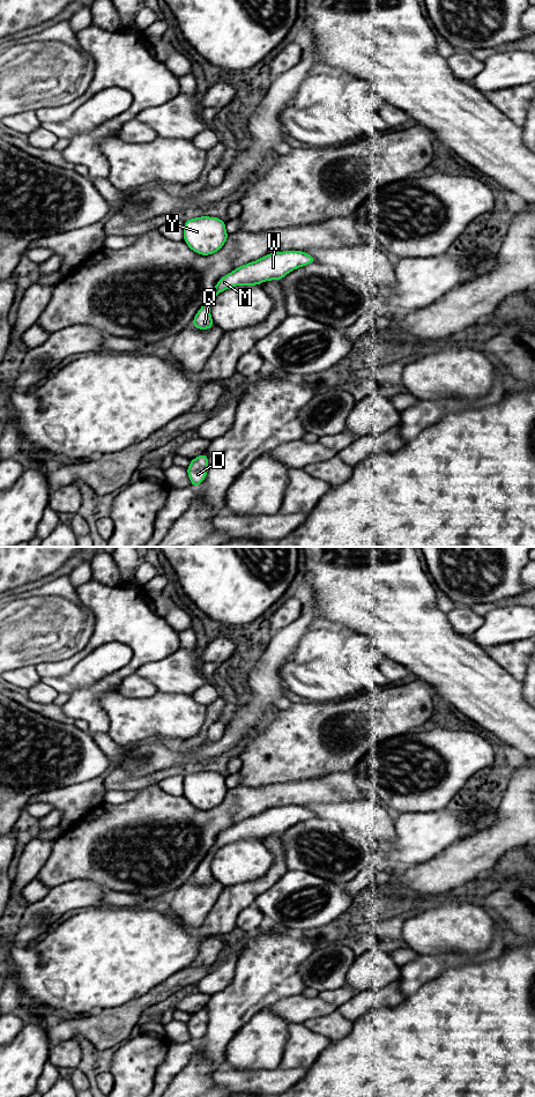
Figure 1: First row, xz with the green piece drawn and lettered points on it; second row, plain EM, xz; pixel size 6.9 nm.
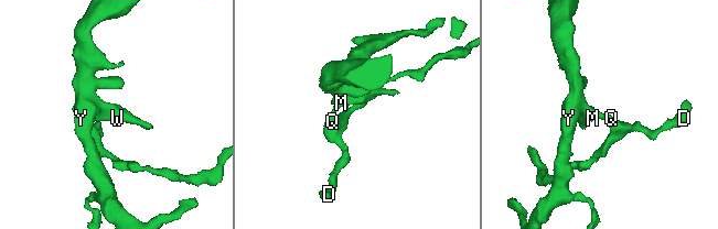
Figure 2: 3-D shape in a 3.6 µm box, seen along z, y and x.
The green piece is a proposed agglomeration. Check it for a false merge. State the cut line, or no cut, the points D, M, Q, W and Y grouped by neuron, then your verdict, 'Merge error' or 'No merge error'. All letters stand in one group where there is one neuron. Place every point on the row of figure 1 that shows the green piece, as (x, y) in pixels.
No split. Groups: D M Q W Y. No merge error

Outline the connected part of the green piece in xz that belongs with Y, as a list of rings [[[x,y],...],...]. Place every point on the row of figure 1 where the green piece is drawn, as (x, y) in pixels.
[[[200,216],[184,222],[184,242],[201,255],[220,251],[228,236],[225,222],[220,217]]]

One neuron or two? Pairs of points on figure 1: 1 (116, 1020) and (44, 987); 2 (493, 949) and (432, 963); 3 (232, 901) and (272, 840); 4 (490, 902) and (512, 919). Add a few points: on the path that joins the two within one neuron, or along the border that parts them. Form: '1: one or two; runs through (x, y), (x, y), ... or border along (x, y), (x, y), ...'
1: two; border along (124, 1005), (106, 1007), (83, 1015)
2: one; runs through (478, 957), (447, 961)
3: one; runs through (251, 890), (262, 884), (279, 868), (279, 859)
4: one; runs through (496, 903), (506, 913)

